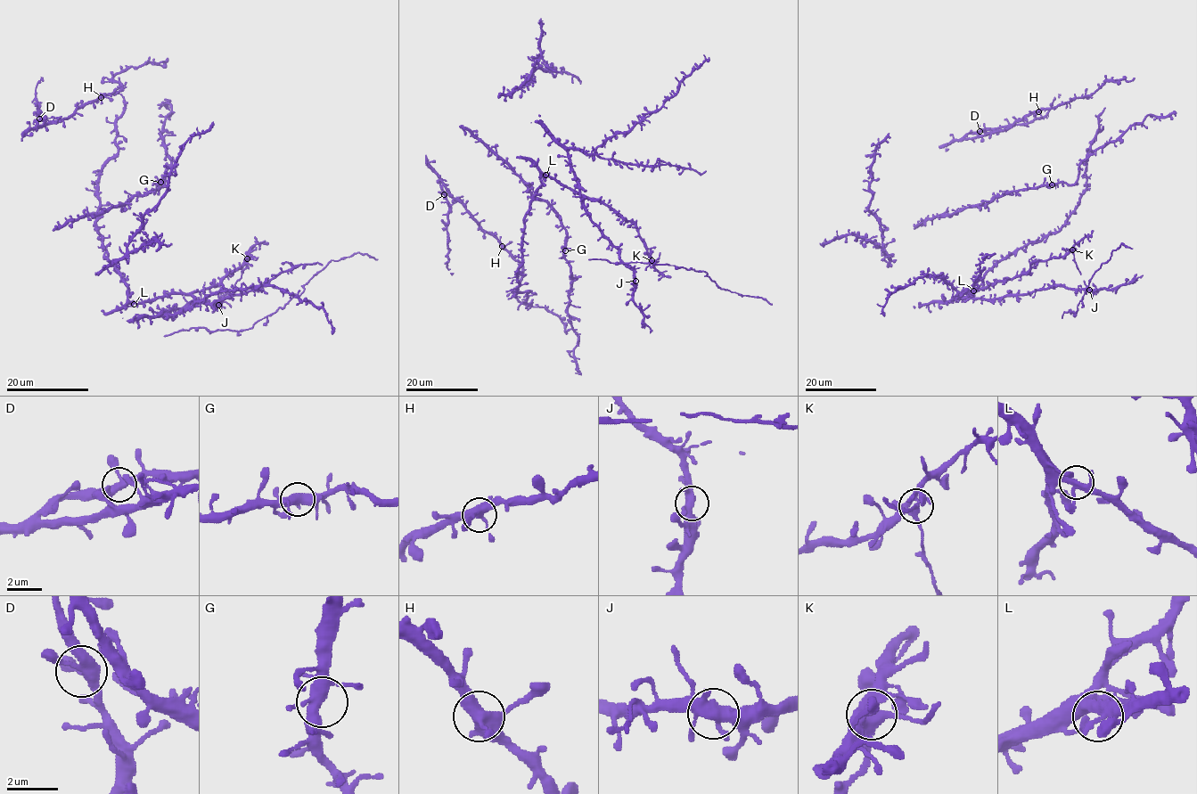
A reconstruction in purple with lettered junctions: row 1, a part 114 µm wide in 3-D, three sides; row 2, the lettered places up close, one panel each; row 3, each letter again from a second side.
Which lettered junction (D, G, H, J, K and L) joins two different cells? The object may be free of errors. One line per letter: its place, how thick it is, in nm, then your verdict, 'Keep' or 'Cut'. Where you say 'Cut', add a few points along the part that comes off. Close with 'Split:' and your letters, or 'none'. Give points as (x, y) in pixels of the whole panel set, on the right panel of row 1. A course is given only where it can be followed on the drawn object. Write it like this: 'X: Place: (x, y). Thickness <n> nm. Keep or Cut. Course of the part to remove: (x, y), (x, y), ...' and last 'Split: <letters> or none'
D: Place: (979, 131). Thickness 360 nm. Keep
G: Place: (1052, 184). Thickness 400 nm. Keep
H: Place: (1038, 111). Thickness 420 nm. Keep
J: Place: (1089, 290). Thickness 420 nm. Keep
K: Place: (1072, 249). Thickness 400 nm. Cut. Course of the part to remove: (1073, 249), (1080, 274)
L: Place: (973, 290). Thickness 360 nm. Keep
Split: K

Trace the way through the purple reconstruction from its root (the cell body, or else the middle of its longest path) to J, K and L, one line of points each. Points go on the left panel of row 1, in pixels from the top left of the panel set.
J: (105, 248), (108, 260), (127, 287), (130, 301), (160, 298), (167, 312), (204, 299), (218, 305)
K: (105, 248), (108, 260), (127, 287), (130, 301), (209, 289), (247, 258)
L: (105, 248), (108, 260), (127, 287), (128, 299), (134, 304)

